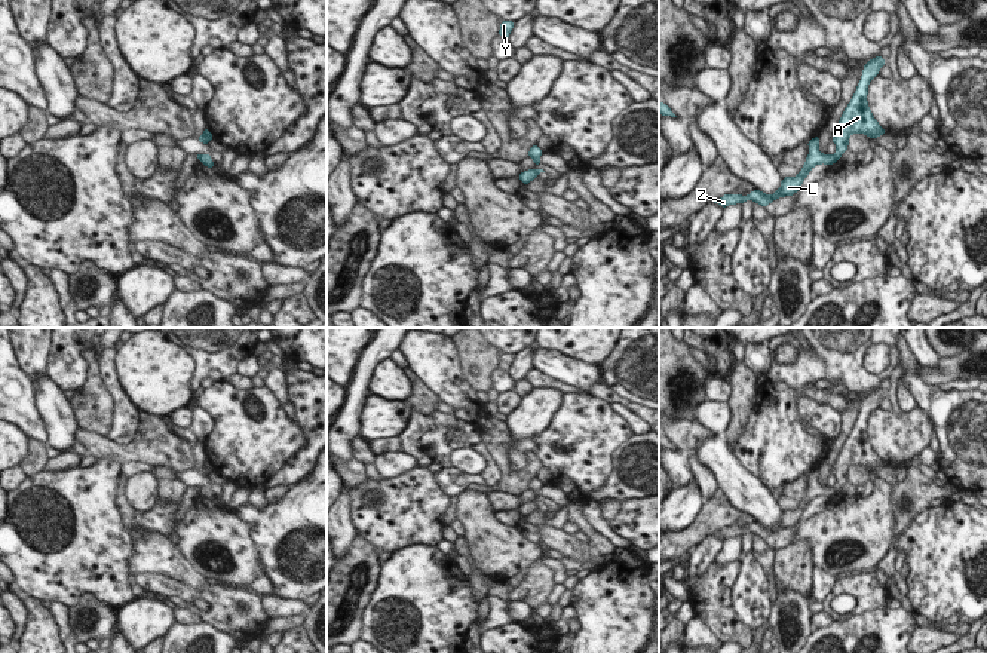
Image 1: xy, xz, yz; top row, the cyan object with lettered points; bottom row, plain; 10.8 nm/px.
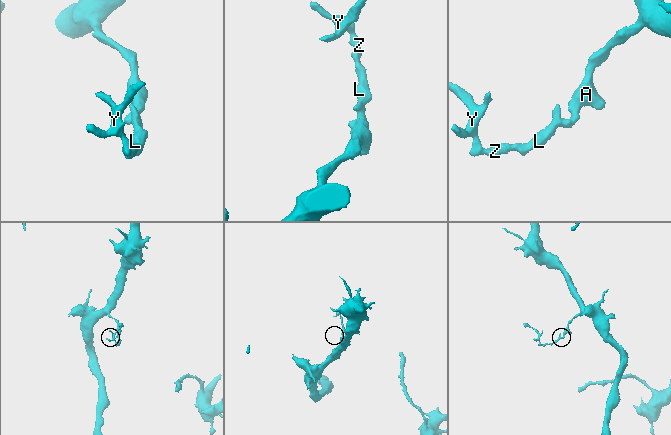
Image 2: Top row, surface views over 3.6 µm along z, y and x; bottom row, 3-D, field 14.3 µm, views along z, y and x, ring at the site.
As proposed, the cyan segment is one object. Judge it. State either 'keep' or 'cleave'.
cleave

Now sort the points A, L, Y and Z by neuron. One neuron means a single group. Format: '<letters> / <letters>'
A / L Y Z

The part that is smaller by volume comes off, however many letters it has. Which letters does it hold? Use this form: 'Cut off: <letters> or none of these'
Cut off: L, Y, Z

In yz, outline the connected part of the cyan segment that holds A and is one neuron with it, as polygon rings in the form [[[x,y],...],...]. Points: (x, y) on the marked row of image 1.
[[[883,56],[871,58],[862,70],[861,80],[856,86],[856,91],[845,108],[839,123],[836,125],[833,134],[833,142],[836,144],[836,157],[837,160],[847,150],[849,137],[852,134],[865,134],[871,140],[883,135],[886,131],[879,125],[870,111],[867,95],[868,85],[873,77],[879,76],[880,68],[886,64]]]

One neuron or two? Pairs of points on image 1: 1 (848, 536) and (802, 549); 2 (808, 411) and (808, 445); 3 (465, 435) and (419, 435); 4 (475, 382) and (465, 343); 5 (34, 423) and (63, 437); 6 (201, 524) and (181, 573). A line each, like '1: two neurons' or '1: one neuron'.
1: two neurons
2: two neurons
3: one neuron
4: one neuron
5: two neurons
6: two neurons

